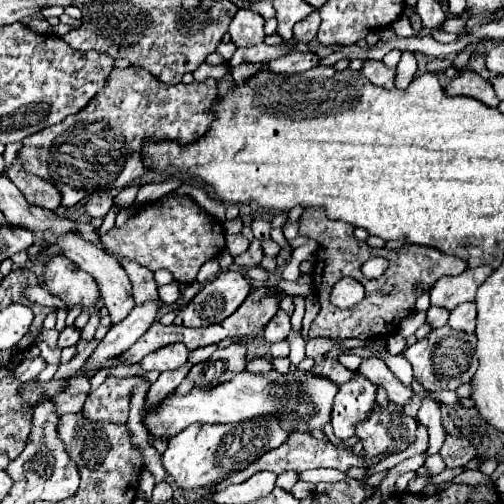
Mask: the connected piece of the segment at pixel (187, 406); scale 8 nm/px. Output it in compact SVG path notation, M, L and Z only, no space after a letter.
M275 369L267 373L241 371L231 381L219 387L193 387L185 397L167 397L157 411L143 411L141 421L147 427L147 431L159 439L173 437L191 423L237 423L253 417L281 417L281 425L285 425L287 433L313 433L321 431L329 423L337 389L337 383L333 383L327 377L315 375L313 371L295 369L285 375L281 375Z

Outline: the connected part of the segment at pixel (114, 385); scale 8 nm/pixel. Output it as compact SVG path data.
M107 377L105 383L89 393L85 401L85 409L81 415L85 421L113 421L113 423L127 423L129 407L131 407L131 389L147 383L145 377Z

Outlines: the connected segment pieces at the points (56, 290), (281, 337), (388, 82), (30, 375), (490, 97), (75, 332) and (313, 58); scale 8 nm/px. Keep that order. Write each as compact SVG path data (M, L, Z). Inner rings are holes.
M53 255L43 271L43 281L53 295L61 297L67 307L91 309L101 299L97 281L89 273L77 269L77 263L69 261L65 255Z
M279 311L265 327L263 331L263 337L269 341L269 343L277 343L277 341L285 341L287 335L291 333L291 317L285 313L285 311Z
M373 59L363 61L361 75L367 77L373 85L379 85L379 87L385 87L385 89L395 89L397 69L387 67L383 61L373 61Z
M33 357L33 359L23 359L21 363L15 365L13 373L15 377L21 381L21 383L29 383L29 381L35 381L37 375L45 369L45 359L43 357Z
M465 71L457 77L453 77L449 81L449 85L445 87L447 95L467 95L473 99L479 99L481 103L489 105L489 107L497 107L499 99L493 93L493 87L487 79L483 79L479 73L475 71Z
M65 327L65 329L59 333L57 347L59 347L59 349L63 349L63 347L77 345L77 343L79 343L79 335L81 335L81 331L79 331L79 329L75 329L75 327Z
M295 51L295 53L289 53L281 59L275 59L271 61L267 67L275 73L303 73L307 69L313 69L319 65L319 57L311 51L307 53L301 53L301 51Z

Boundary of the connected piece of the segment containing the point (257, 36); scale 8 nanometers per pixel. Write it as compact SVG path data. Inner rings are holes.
M239 9L239 13L233 17L229 25L229 35L237 47L249 47L263 43L265 31L263 31L265 19L249 9Z

